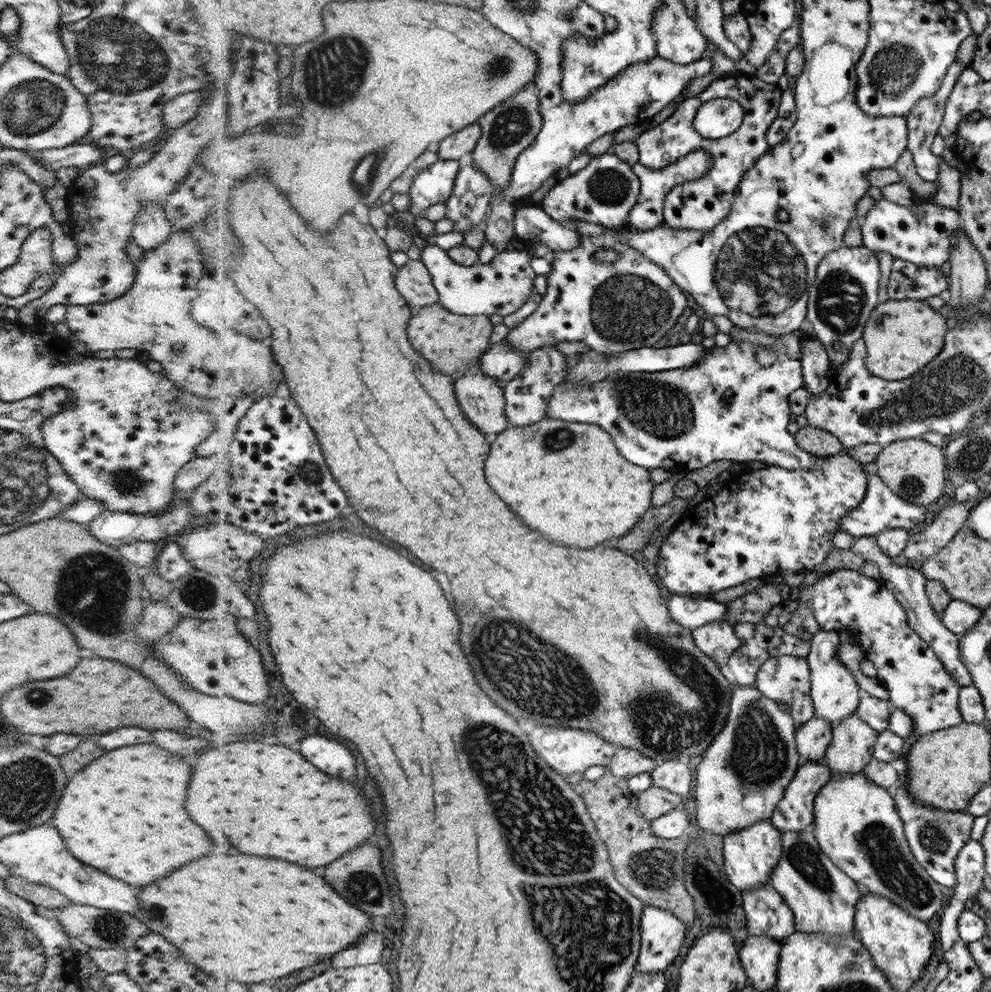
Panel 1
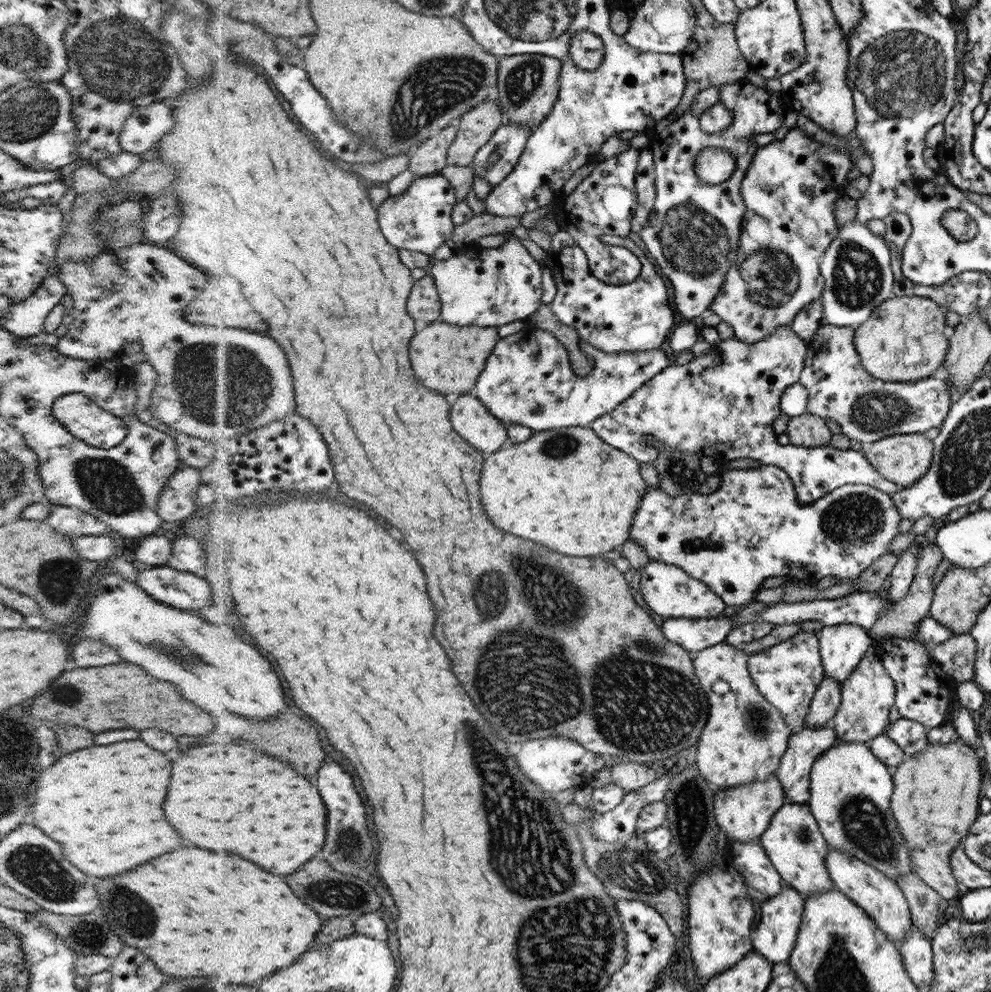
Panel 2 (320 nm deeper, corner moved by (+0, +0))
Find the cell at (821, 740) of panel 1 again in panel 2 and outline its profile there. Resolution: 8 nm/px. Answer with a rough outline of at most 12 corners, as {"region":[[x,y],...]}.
{"region":[[825,676],[806,726],[823,727],[841,706],[841,684]]}

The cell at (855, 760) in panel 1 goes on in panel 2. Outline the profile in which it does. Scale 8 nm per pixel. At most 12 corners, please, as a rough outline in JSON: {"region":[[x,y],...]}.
{"region":[[871,646],[830,720],[842,742],[889,726],[896,687]]}

